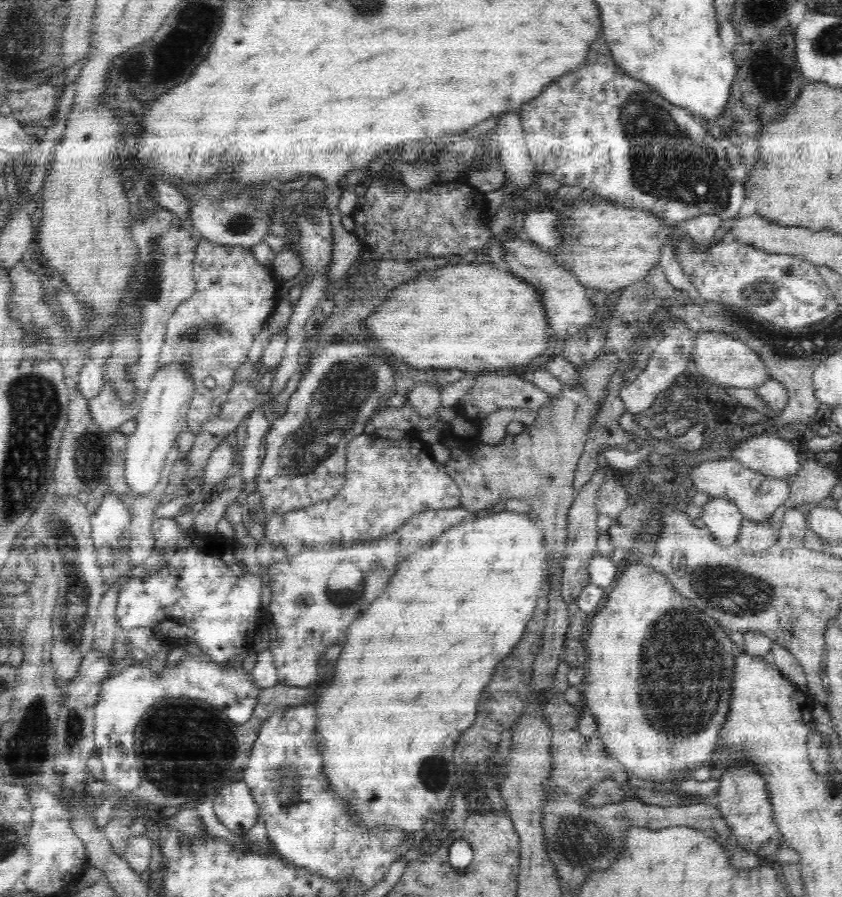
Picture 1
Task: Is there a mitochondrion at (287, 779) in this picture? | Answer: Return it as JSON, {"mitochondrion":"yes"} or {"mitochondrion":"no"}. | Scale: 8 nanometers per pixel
{"mitochondrion":"yes"}

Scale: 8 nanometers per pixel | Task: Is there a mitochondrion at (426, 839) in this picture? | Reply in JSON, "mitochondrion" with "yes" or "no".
{"mitochondrion":"no"}

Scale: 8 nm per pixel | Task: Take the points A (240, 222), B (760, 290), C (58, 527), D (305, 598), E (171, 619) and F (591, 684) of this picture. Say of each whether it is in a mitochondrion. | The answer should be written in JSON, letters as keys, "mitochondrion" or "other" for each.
{"A":"mitochondrion","B":"mitochondrion","C":"mitochondrion","D":"mitochondrion","E":"other","F":"other"}

